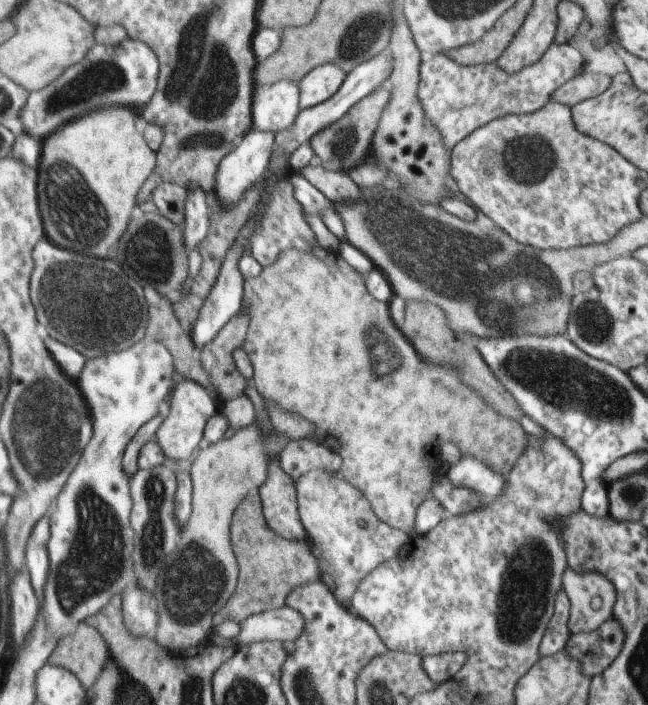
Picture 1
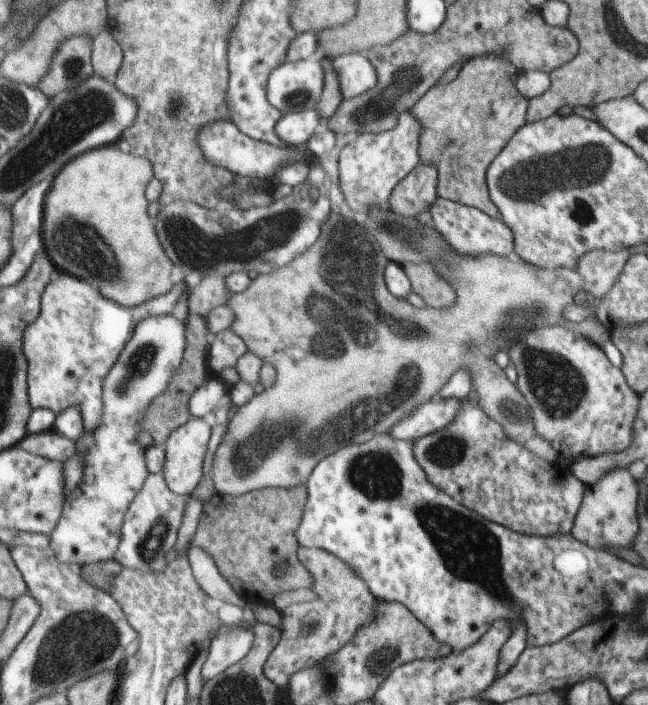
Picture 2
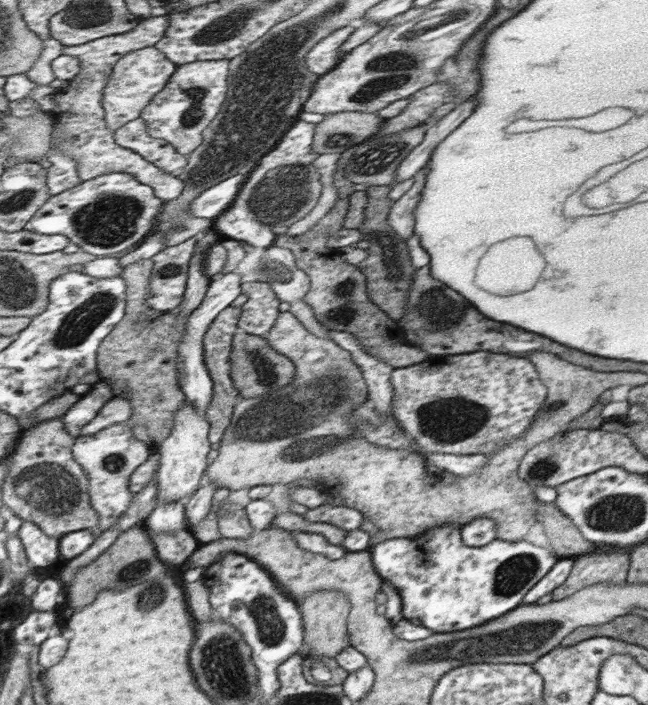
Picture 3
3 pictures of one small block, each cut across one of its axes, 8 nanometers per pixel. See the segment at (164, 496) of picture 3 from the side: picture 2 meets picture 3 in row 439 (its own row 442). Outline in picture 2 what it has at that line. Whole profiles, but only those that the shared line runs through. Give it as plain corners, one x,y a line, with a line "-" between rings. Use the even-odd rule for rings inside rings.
193,418
191,424
185,424
171,436
163,476
175,496
193,496
199,488
197,482
201,478
201,460
207,440
209,426
201,418

